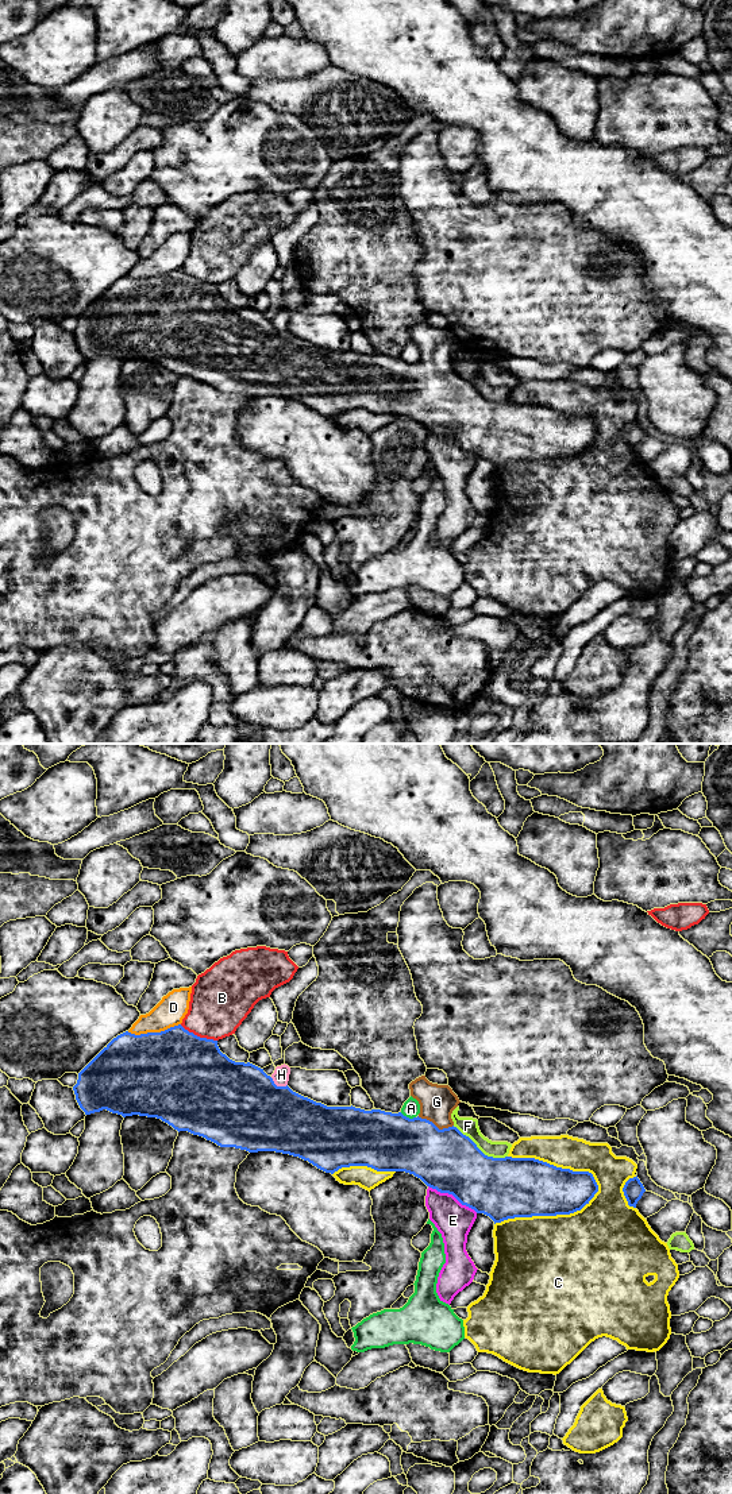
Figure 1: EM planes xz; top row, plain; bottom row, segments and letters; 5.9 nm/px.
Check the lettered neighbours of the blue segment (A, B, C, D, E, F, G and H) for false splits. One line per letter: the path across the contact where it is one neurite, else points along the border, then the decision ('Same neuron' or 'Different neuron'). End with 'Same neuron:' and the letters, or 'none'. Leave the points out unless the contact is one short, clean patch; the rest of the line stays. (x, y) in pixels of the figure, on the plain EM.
A: Different neuron
B: Different neuron
C: Different neuron
D: Different neuron
E: Different neuron
F: Boundary: xz (453, 370), (485, 398), (507, 401). Different neuron
G: Path across: xz (445, 404), (434, 392), (434, 369), (436, 346). Same neuron
H: Different neuron
Same neuron: G

